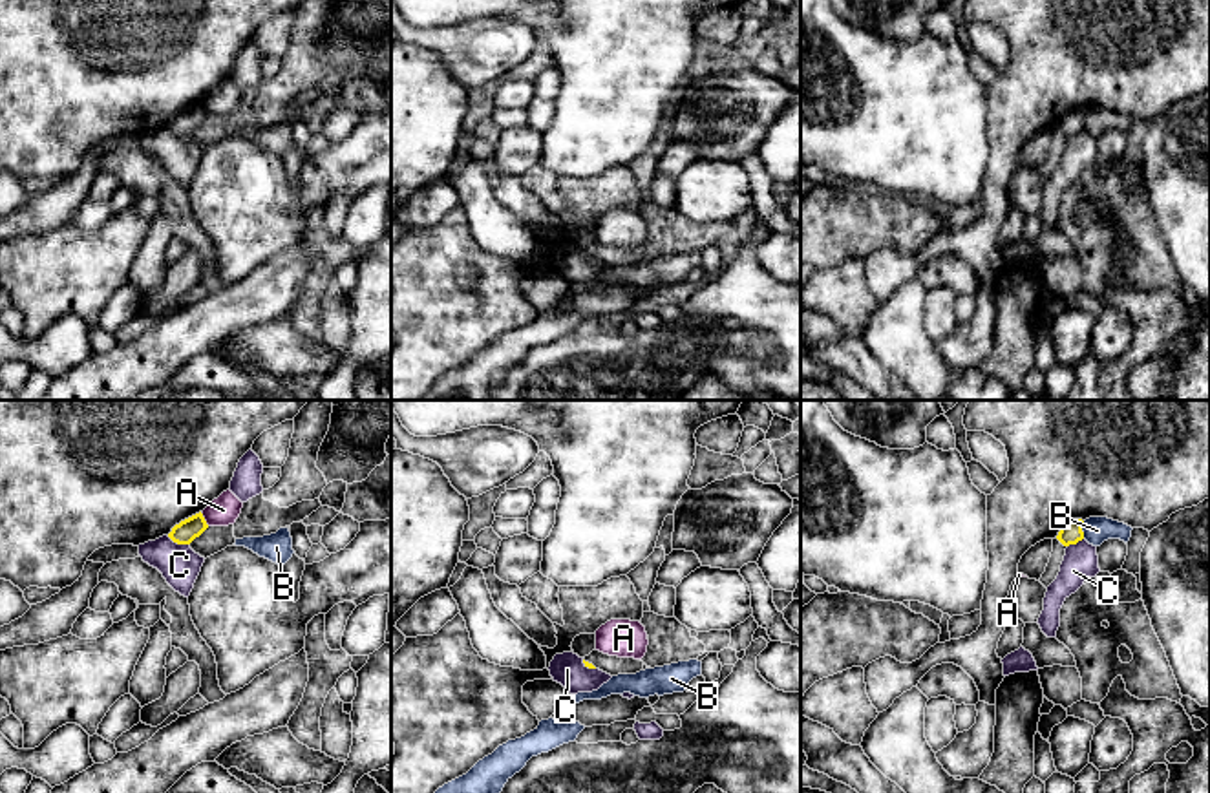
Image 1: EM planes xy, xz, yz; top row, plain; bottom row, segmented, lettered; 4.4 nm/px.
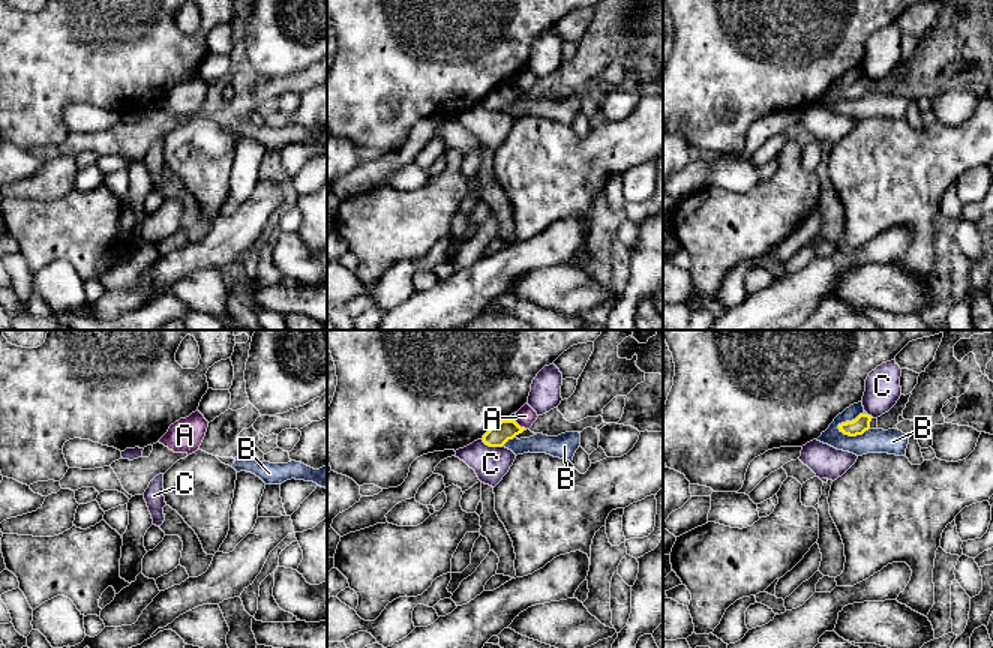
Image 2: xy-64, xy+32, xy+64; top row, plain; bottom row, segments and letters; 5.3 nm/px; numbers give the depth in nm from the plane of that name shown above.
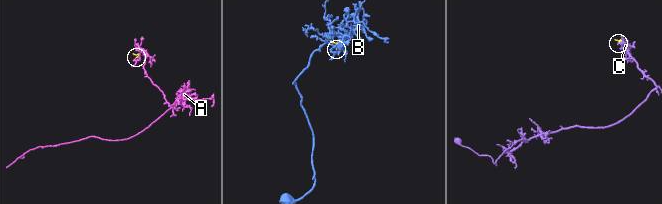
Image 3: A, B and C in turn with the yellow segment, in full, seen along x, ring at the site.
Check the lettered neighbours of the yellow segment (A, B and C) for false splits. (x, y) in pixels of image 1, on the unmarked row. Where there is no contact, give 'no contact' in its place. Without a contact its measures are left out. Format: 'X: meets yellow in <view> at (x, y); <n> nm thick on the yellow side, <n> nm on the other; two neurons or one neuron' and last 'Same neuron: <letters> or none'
A: meets yellow in xy at (203, 110); 100 nm thick on the yellow side, 130 nm on the other; two neurons
B: meets yellow in yz at (1081, 121); 90 nm thick on the yellow side, 120 nm on the other; two neurons
C: meets yellow in xy at (178, 134); 100 nm thick on the yellow side, 180 nm on the other; two neurons
Same neuron: none

